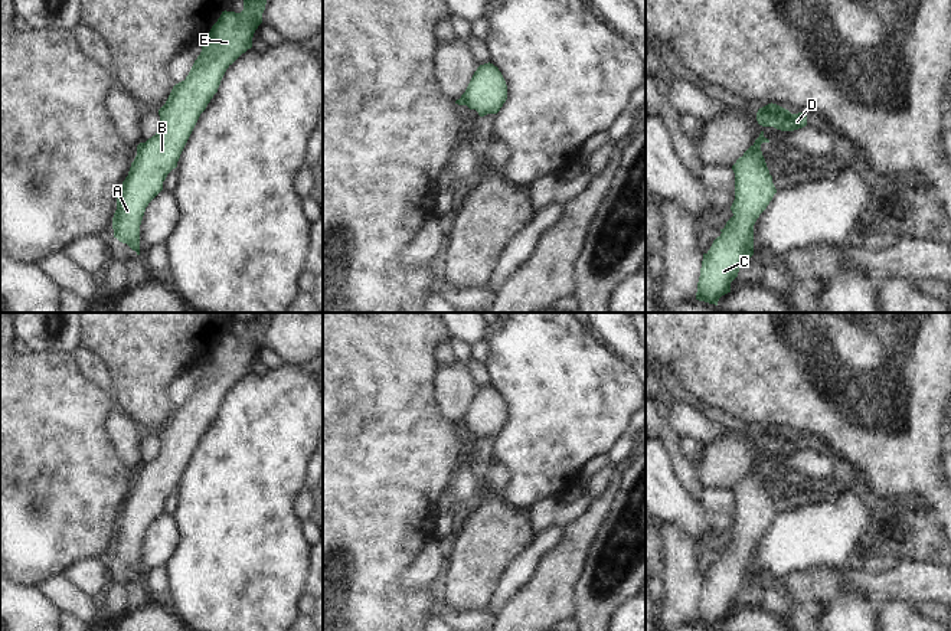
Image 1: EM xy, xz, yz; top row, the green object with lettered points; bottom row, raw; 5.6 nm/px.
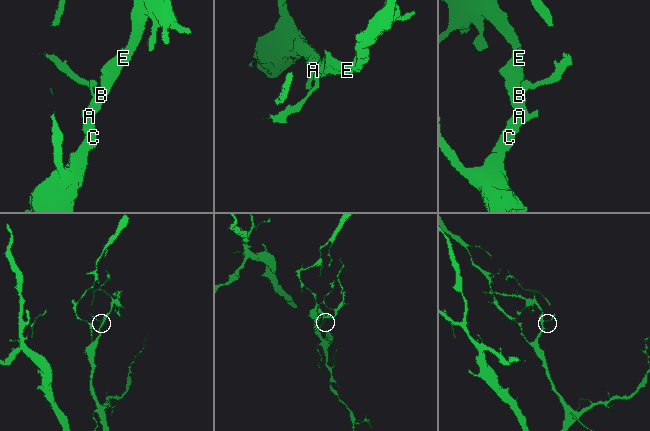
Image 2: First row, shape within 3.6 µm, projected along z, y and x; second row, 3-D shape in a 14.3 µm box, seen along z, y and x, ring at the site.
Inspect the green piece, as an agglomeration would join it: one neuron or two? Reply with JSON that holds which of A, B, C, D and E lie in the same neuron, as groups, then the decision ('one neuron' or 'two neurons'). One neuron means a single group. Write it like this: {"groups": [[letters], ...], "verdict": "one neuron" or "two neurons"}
{"groups": [["A", "B", "C", "E"], ["D"]], "verdict": "two neurons"}

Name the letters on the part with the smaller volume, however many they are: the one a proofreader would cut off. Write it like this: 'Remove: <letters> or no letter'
Remove: D

